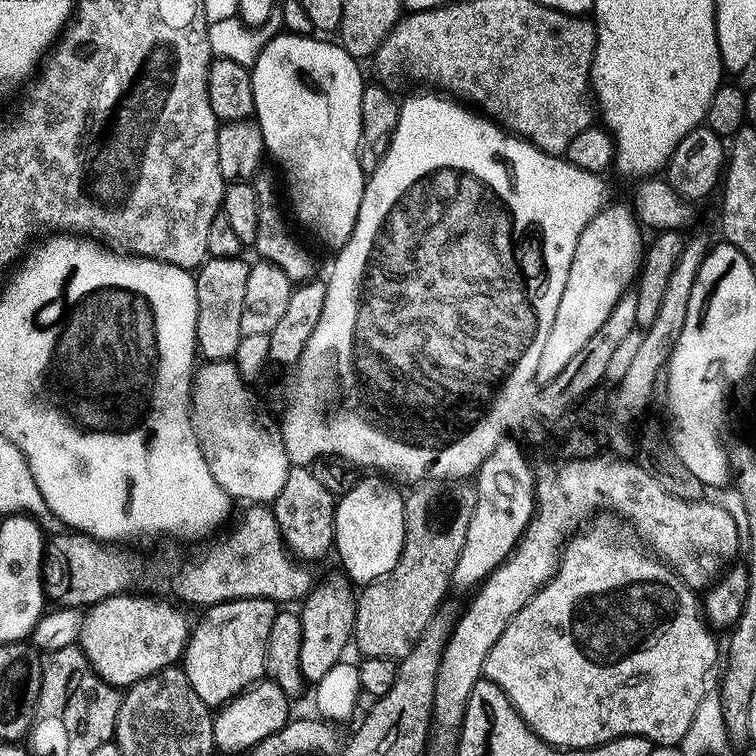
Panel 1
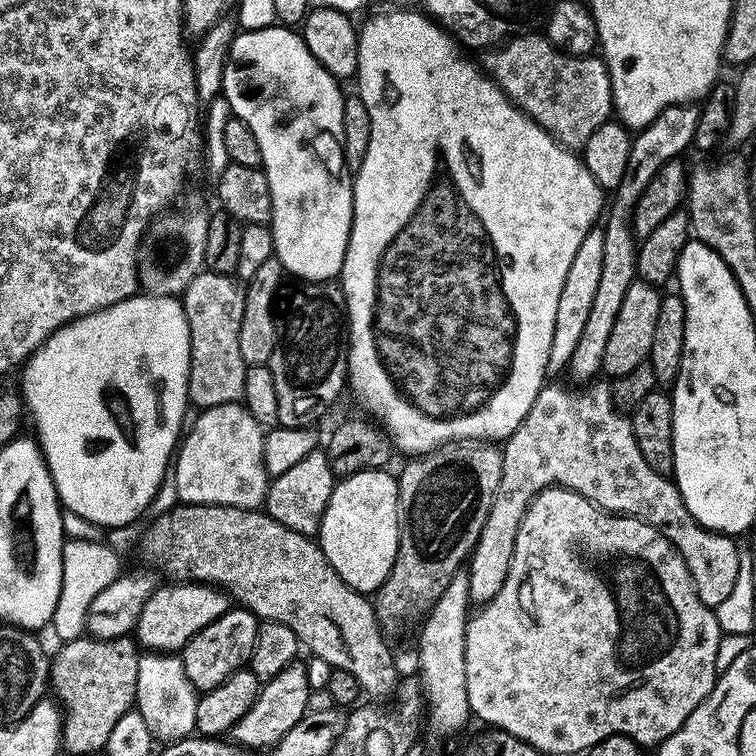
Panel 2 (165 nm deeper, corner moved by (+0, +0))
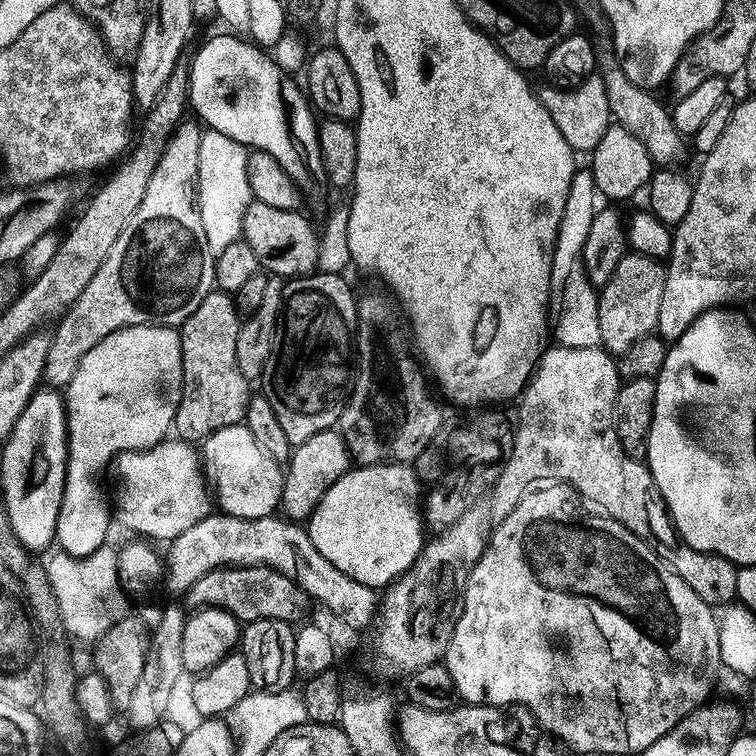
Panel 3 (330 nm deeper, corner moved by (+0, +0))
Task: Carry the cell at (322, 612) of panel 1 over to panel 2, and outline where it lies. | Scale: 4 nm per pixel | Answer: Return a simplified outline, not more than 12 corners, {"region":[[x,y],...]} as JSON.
{"region":[[307,667],[261,687],[232,727],[244,750],[271,749],[309,711]]}

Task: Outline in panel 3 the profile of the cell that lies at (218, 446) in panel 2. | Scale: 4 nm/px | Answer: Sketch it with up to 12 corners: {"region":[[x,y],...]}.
{"region":[[165,438],[116,457],[114,520],[171,542],[214,500],[202,456]]}

